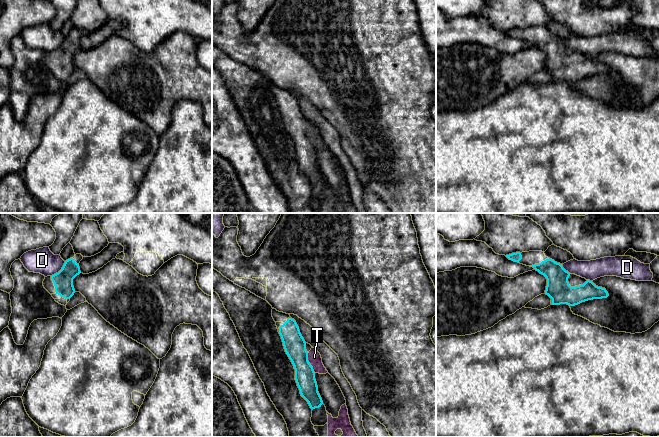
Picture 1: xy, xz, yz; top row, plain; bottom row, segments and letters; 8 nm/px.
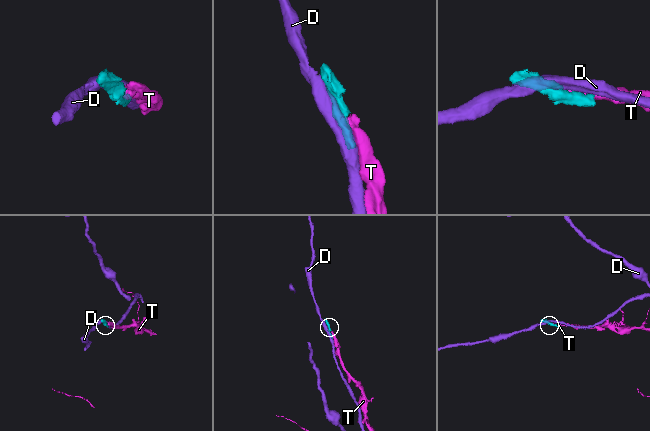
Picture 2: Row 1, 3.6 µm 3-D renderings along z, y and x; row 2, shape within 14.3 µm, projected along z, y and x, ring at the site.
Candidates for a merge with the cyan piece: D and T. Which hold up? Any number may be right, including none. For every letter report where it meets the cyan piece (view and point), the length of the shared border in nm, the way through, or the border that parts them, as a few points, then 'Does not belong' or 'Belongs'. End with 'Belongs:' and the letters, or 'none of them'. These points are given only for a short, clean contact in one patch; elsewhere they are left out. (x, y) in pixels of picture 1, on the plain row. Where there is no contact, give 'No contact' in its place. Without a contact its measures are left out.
D: Touches cyan at xy (60, 46). Shared border 170 nm. Does not belong
T: Touches cyan at xz (309, 139). Shared border 170 nm. Belongs
Belongs: T

